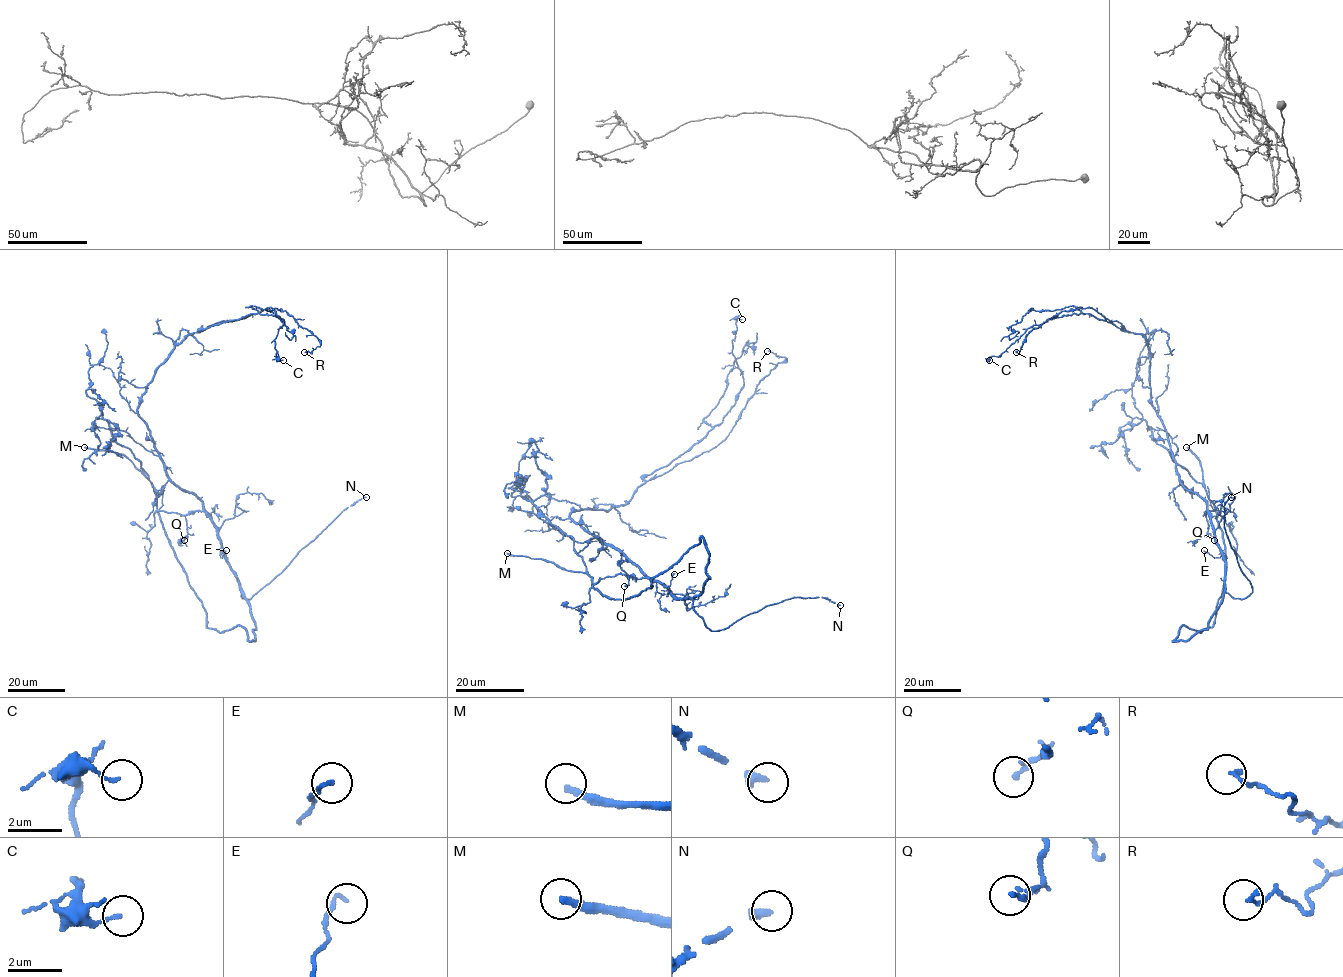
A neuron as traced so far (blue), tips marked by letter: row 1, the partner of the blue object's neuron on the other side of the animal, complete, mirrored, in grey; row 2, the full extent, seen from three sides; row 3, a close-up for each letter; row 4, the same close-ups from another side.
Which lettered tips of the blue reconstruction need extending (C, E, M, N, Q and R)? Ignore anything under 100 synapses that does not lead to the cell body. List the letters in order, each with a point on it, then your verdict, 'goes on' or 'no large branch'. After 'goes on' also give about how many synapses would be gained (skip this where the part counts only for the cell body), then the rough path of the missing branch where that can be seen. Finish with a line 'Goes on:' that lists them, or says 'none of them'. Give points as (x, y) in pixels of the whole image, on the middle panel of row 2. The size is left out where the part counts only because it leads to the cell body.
C: at (742, 319); no large branch
E: at (674, 574); no large branch
M: at (507, 553); goes on; about 200 synapses
N: at (840, 605); goes on; missing branch runs (840, 605), (869, 622), (874, 632), (871, 645)
Q: at (624, 586); no large branch
R: at (767, 351); no large branch
Goes on: M, N

